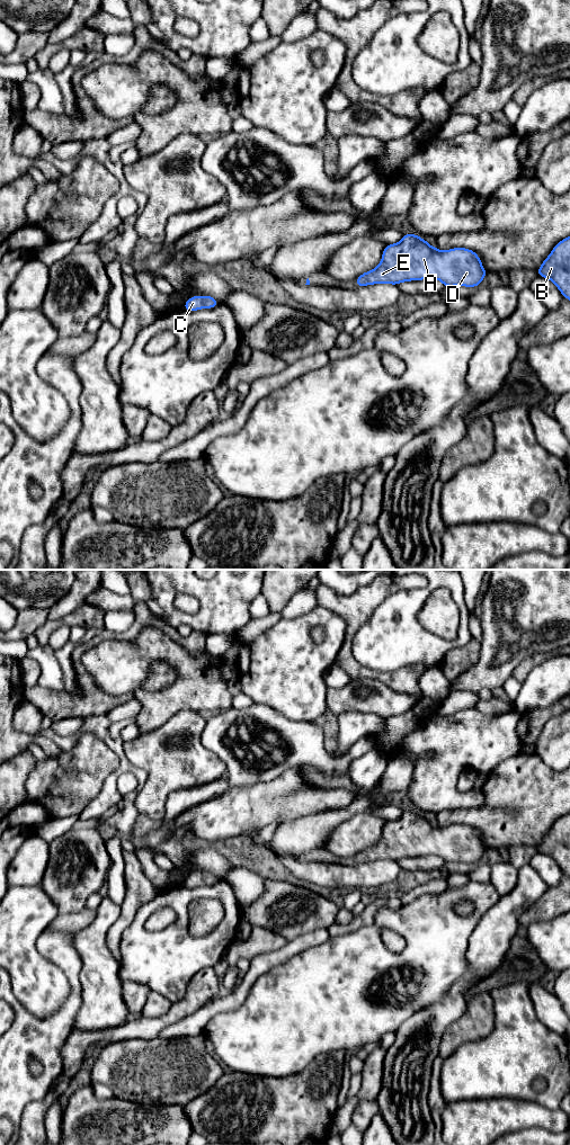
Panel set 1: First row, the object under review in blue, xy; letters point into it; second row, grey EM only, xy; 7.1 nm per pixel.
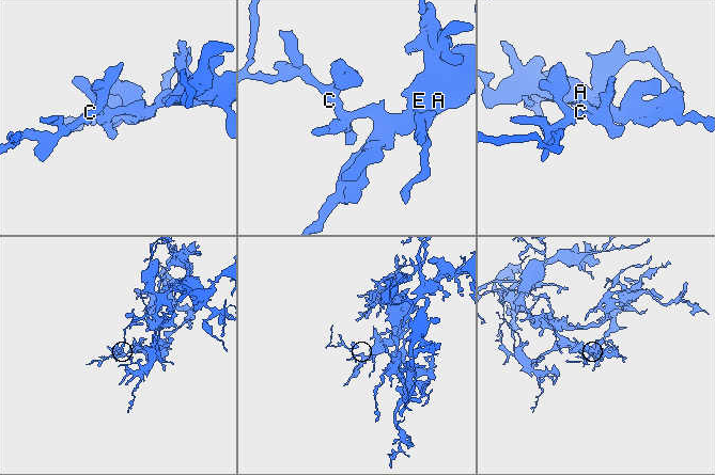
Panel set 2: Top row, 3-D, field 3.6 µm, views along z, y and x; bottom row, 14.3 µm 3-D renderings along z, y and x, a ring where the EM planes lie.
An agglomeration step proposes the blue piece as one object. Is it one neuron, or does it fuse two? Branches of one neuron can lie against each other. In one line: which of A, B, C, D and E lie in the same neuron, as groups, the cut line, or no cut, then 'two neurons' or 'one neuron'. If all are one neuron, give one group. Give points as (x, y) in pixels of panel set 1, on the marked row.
A B C D E; no cut; one neuron

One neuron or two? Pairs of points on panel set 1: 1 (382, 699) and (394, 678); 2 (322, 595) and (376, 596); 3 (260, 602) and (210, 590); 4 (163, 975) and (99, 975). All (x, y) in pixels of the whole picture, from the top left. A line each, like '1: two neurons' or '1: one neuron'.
1: two neurons
2: one neuron
3: two neurons
4: two neurons

